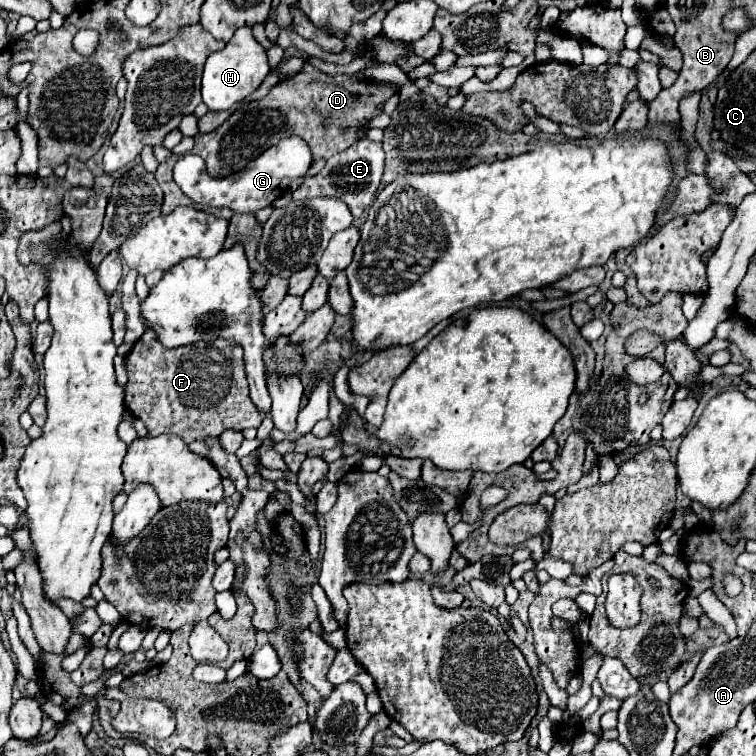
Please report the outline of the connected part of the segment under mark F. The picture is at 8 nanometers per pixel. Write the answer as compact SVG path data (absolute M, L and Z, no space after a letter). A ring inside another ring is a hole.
M145 329L141 339L125 355L129 373L125 407L145 423L149 435L173 433L185 443L191 443L193 439L203 441L209 435L219 437L225 429L257 429L267 413L257 413L249 401L243 355L223 355L233 353L233 347L239 351L239 345L229 345L225 351L225 345L221 343L219 349L215 349L219 355L193 355L193 345L165 349L157 341L157 333Z

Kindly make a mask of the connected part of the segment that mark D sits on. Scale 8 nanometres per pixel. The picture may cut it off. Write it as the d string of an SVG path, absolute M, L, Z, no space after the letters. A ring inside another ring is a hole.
M307 63L303 65L303 69L295 75L295 77L287 77L283 81L279 81L263 99L259 101L251 101L245 103L243 107L239 107L221 127L217 127L211 133L197 133L195 135L195 147L191 149L191 153L201 155L207 163L207 171L211 177L227 177L235 171L241 171L249 161L253 161L259 153L263 153L265 149L269 149L273 143L277 143L283 135L291 135L291 133L299 133L311 147L313 153L313 161L319 157L333 157L335 153L343 151L345 147L349 147L351 143L355 143L357 139L363 137L365 133L365 121L369 121L371 117L379 115L379 105L391 97L395 91L393 89L375 89L371 81L365 79L353 79L351 75L325 75L319 69L311 69ZM343 127L349 129L347 137L341 133Z

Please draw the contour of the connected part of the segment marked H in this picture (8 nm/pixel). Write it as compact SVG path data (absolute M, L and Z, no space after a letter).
M243 25L237 29L233 39L221 49L211 53L211 57L205 63L203 71L203 103L211 111L221 111L221 109L231 109L233 105L245 101L269 75L271 67L267 63L267 53L265 47L253 37L253 27Z

